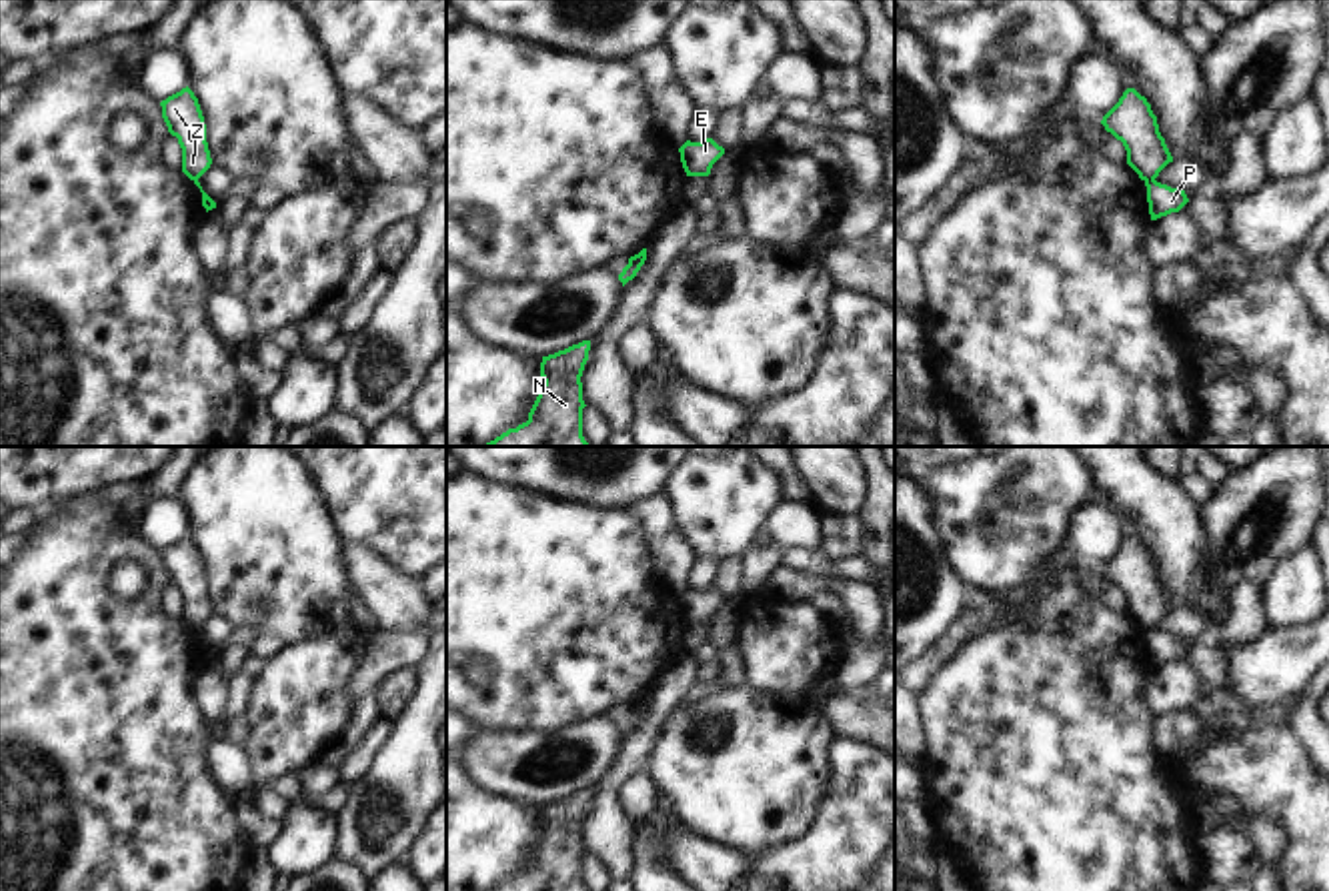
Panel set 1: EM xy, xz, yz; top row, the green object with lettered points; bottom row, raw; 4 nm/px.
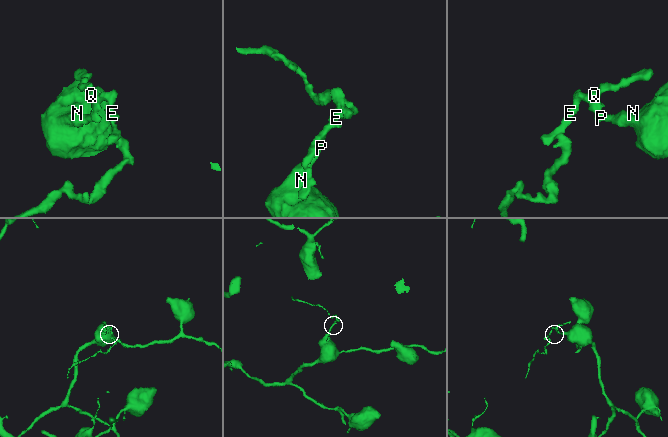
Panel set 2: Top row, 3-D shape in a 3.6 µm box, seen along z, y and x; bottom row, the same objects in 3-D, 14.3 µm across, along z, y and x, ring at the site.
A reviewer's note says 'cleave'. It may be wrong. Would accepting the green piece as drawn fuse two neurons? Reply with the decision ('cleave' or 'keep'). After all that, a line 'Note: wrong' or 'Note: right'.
cleave
Note: right

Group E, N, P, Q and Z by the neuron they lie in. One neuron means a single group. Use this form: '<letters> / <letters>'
E Q Z / N P

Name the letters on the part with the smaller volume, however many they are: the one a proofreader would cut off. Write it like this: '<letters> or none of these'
E, Q, Z

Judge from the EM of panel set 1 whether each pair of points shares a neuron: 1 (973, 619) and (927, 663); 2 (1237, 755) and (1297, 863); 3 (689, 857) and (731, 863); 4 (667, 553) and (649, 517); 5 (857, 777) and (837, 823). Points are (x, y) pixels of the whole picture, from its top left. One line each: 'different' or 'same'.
1: same
2: same
3: same
4: same
5: same

